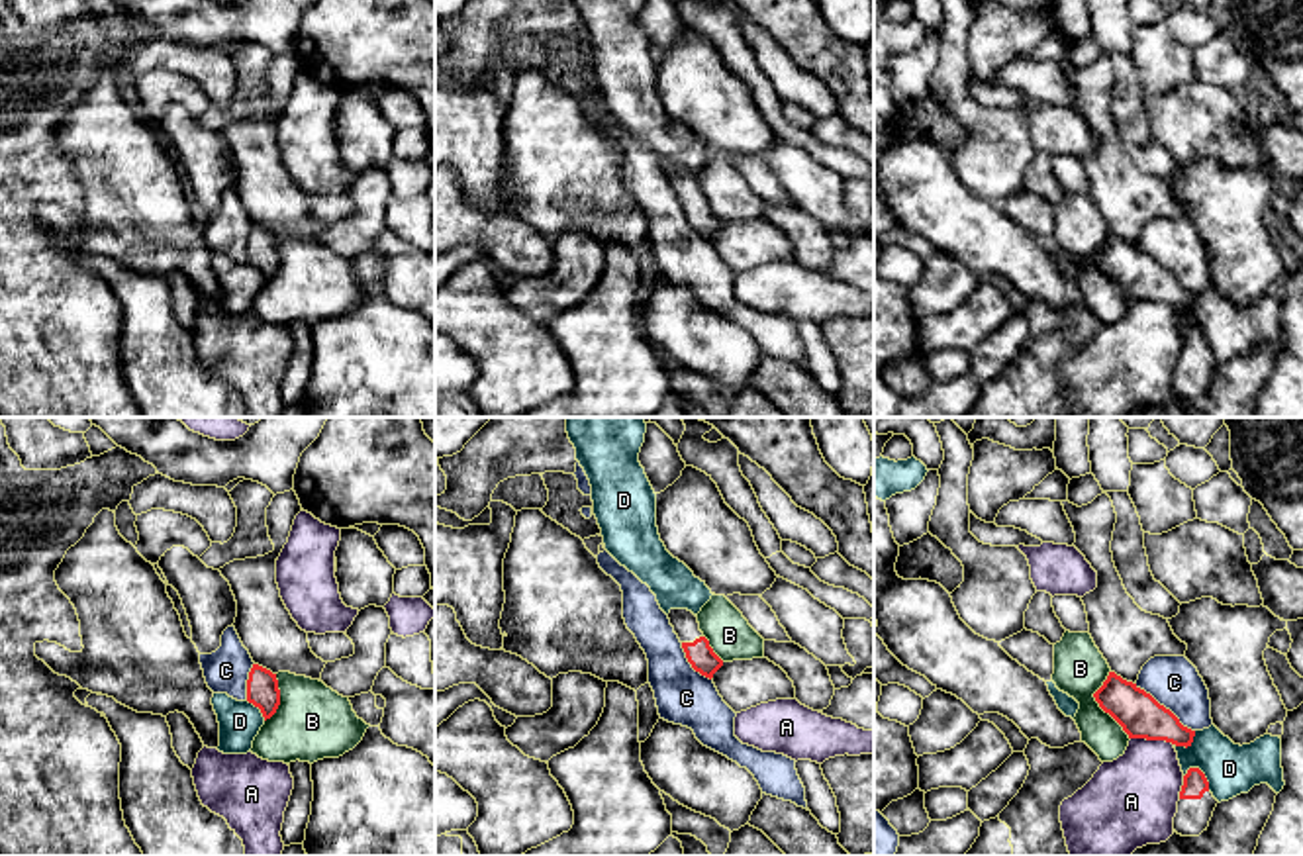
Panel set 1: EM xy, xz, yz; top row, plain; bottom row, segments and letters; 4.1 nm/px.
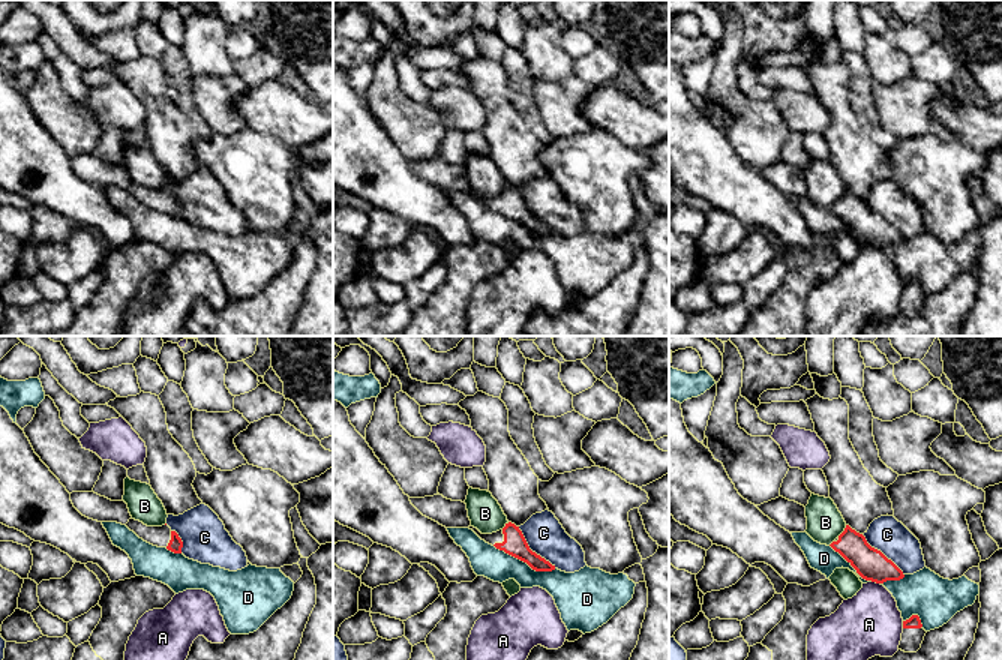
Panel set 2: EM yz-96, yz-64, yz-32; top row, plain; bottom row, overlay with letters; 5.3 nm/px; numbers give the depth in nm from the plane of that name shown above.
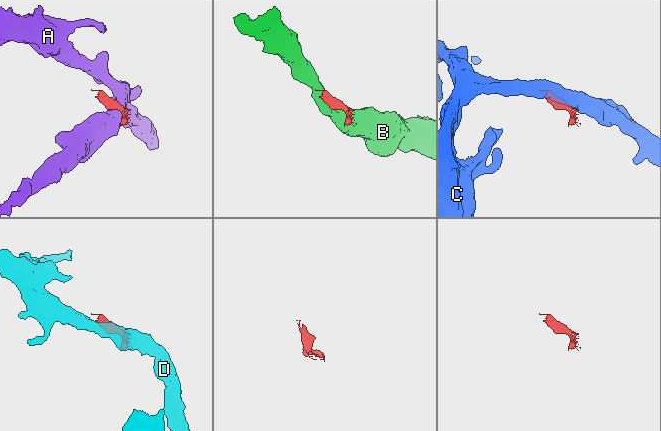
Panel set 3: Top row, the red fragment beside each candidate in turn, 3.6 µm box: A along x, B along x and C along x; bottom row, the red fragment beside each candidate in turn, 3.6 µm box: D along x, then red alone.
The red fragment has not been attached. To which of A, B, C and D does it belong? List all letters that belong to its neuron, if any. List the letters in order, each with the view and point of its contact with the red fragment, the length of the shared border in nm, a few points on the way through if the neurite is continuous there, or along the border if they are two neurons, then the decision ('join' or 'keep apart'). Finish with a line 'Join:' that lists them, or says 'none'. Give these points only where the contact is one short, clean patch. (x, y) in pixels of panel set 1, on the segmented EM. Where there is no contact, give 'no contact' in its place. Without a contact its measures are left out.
A: yz (1153, 739) | 180 nm | keep apart
B: yz (1100, 706) | 300 nm | keep apart
C: yz (1162, 706) | 320 nm | keep apart
D: yz (1204, 776) | 130 nm | keep apart
Join: none

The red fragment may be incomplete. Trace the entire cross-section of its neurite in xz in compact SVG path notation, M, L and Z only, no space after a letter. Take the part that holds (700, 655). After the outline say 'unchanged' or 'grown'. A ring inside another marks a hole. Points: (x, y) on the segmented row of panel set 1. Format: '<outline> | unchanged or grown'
M670 609L668 619L692 668L711 680L723 666L723 660L713 652L709 641L700 631L698 617L688 609Z | grown

